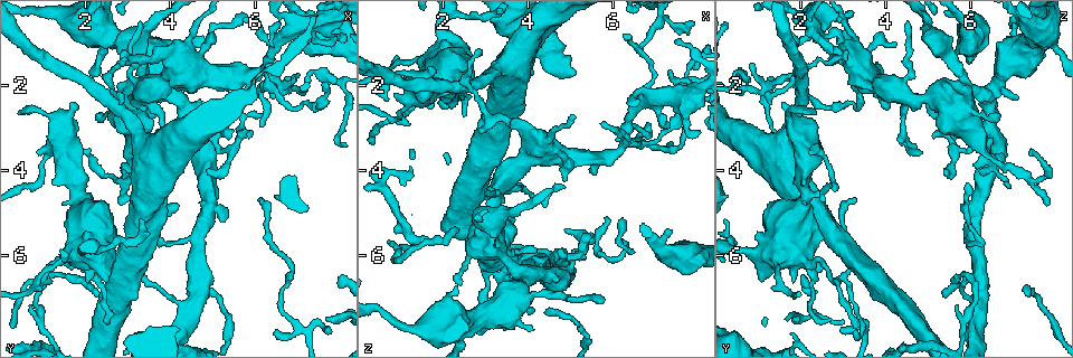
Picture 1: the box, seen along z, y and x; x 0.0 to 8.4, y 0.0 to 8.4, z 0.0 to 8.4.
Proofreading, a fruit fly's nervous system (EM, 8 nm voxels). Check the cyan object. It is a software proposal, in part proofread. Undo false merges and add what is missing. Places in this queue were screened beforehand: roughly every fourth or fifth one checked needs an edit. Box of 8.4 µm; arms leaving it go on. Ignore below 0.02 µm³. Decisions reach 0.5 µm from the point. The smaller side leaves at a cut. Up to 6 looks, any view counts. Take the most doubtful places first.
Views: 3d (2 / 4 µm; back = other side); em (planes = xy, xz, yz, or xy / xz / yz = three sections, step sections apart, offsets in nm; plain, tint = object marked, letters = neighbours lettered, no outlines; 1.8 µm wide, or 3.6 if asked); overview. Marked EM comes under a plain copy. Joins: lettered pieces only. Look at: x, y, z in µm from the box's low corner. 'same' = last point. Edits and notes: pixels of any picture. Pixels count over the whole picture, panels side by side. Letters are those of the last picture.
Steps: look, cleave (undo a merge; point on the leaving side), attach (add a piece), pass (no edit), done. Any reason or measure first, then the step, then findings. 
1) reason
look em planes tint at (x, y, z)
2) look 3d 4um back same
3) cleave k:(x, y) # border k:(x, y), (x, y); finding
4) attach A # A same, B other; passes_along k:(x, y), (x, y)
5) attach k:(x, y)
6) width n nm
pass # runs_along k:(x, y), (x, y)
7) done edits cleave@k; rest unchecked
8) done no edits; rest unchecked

look em 3.6um xz step 4 tint at (6.30, 1.60, 3.30)

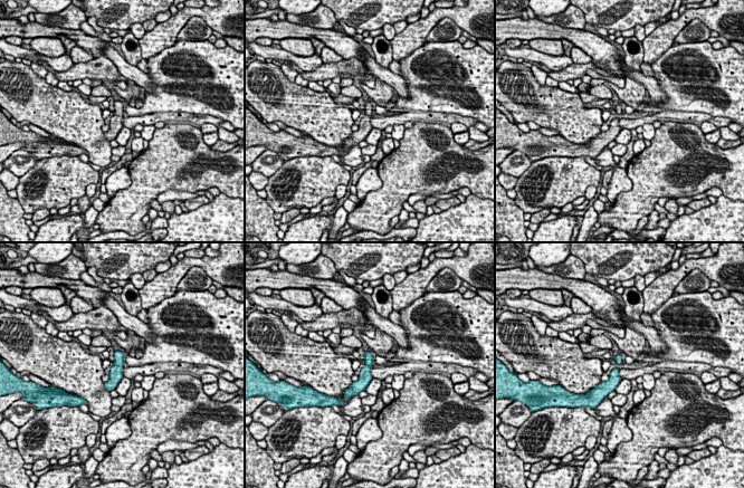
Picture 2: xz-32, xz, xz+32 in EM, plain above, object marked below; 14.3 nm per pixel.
another direction
look em 3.6um planes letters same

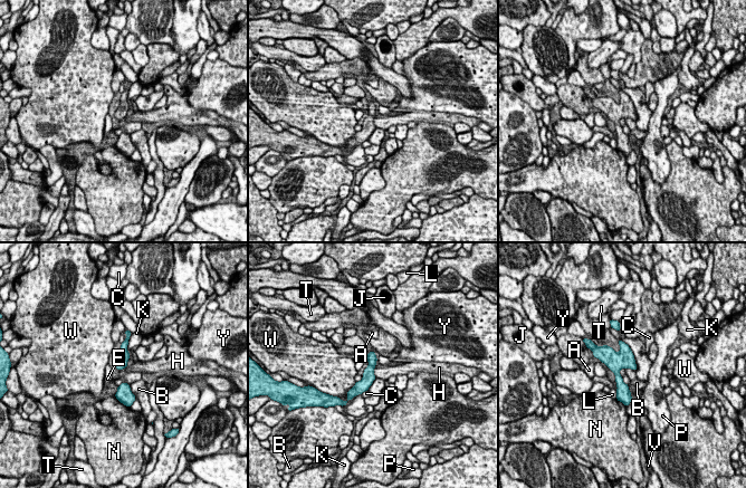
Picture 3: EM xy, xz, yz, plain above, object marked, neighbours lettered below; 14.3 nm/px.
width 170 nm
pass # A other, B other, C other, E other, H other, J other, K other, L other, N other, P other, T other, V other, W other, Y other; runs_along 3:(598, 350), (615, 366), (624, 400); all the same neuron

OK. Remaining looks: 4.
three-way junction
look em planes letters at (2.40, 2.15, 2.00)

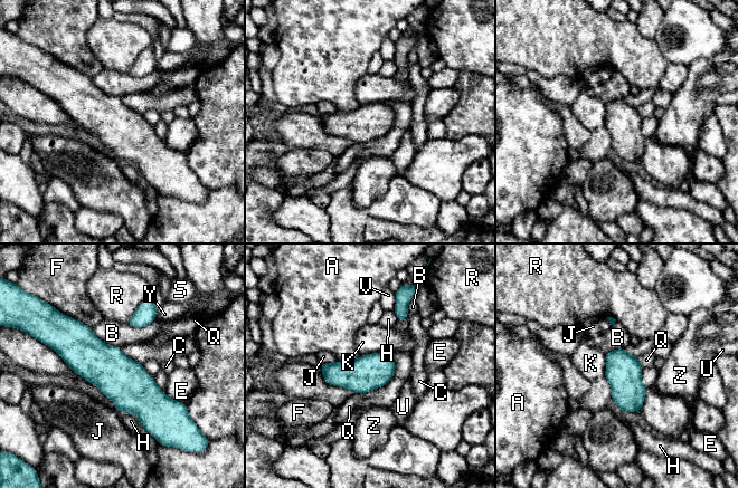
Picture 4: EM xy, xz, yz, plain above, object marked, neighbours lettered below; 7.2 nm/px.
width 260 nm
pass # A other, B other, C other, E other, F other, H other, J other, K other, Q other, R other, S other, U other, V other, Y other, Z other; runs_along 4:(57, 345), (174, 407); one neuron here

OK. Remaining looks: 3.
abrupt turn
look em planes letters at (5.45, 3.00, 5.95)

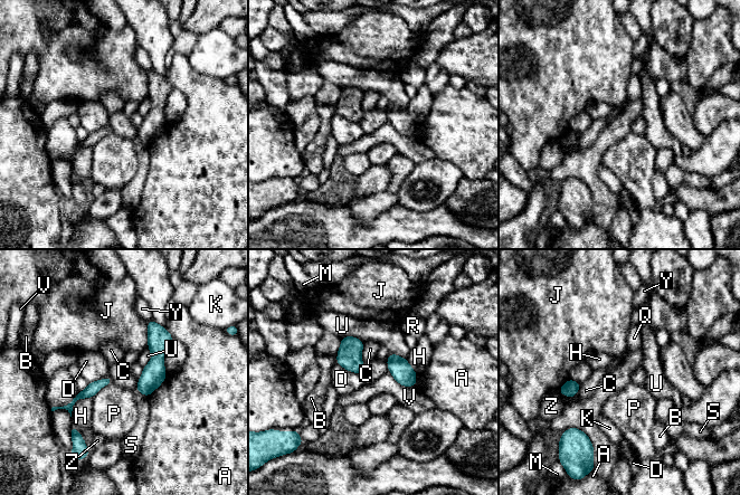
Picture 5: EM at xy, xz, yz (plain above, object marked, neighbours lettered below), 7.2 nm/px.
width 90 nm
pass # A other, B other, C other, D other, H other, J other, K other, M other, P other, Q other, R other, S other, U other, V other, Y other, Z other; border 5:(388, 369), (398, 382), (414, 387); one neuron here

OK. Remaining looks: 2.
done no edits; rest unchecked

